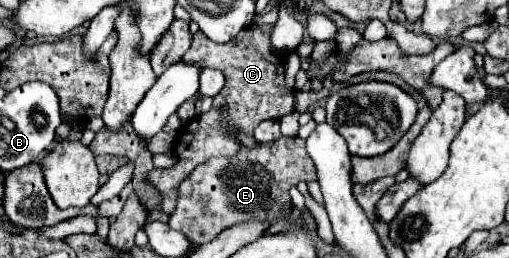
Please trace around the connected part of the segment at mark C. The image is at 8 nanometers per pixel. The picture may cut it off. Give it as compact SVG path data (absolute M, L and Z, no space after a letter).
M271 25L249 27L223 45L211 43L211 39L207 39L201 31L193 35L193 45L185 53L183 61L199 65L201 68L221 69L225 73L225 87L213 99L213 107L207 113L199 115L197 119L191 119L179 131L175 139L175 153L179 157L179 163L171 169L153 169L145 177L145 181L155 185L155 189L161 193L159 209L165 211L167 215L175 211L177 187L191 173L191 169L195 169L209 157L231 157L237 153L239 143L231 137L233 129L243 129L245 133L251 135L261 121L281 119L283 115L295 111L293 89L287 87L283 77L283 57L273 53L269 33Z

